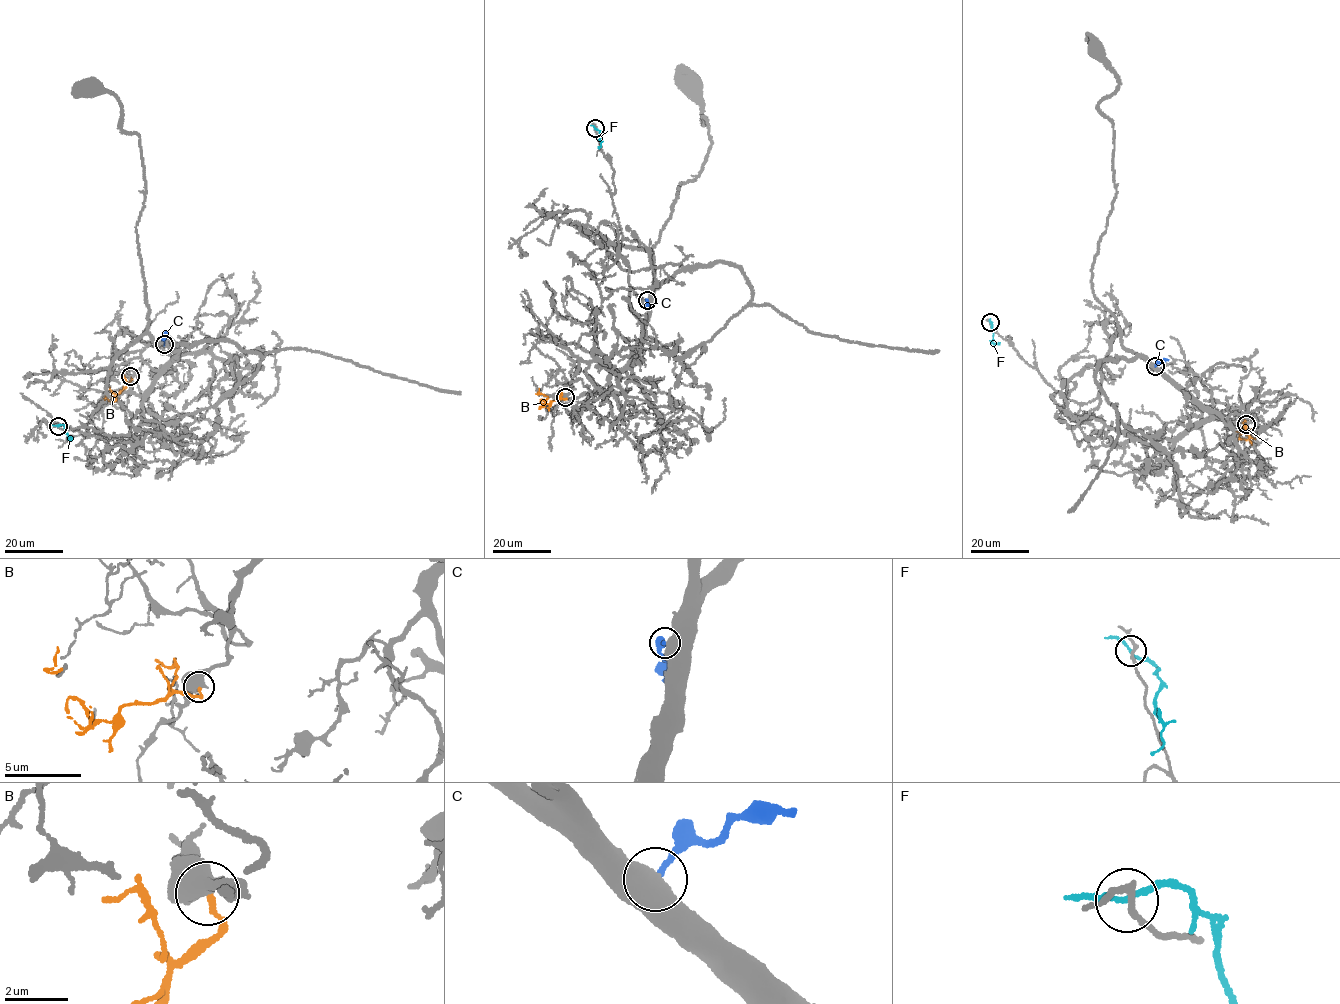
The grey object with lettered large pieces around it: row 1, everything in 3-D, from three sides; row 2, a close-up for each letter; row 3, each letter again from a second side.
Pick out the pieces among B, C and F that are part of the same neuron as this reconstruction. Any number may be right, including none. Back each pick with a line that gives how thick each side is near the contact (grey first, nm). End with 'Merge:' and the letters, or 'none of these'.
Merge: none of these

